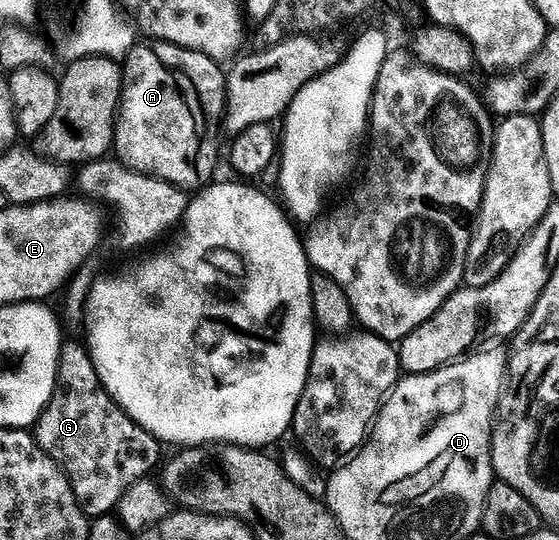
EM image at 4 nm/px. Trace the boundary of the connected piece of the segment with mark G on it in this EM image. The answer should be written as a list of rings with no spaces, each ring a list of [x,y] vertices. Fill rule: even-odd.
[[[66,341],[61,347],[57,365],[57,383],[53,389],[47,408],[35,427],[37,443],[55,459],[69,477],[75,500],[81,511],[90,518],[104,518],[112,515],[121,505],[121,498],[135,483],[142,481],[145,474],[157,461],[160,463],[162,443],[151,432],[144,430],[139,423],[105,391],[101,377],[93,363],[92,353],[84,345]]]

